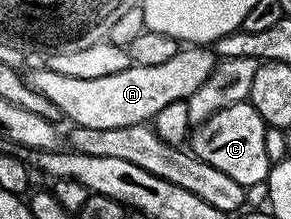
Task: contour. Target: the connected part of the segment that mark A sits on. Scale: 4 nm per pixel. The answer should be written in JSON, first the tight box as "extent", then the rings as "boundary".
{"extent":[27,44,215,126],"boundary":[[[189,44],[181,53],[171,56],[167,64],[159,64],[149,70],[130,68],[115,72],[110,78],[95,80],[75,80],[62,78],[59,72],[41,68],[27,78],[35,92],[53,101],[66,119],[75,120],[79,126],[130,126],[153,120],[157,110],[166,108],[173,101],[186,101],[197,86],[209,77],[215,65],[212,49],[201,44]]]}

